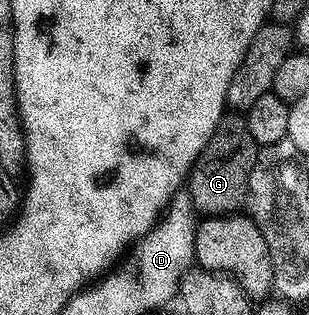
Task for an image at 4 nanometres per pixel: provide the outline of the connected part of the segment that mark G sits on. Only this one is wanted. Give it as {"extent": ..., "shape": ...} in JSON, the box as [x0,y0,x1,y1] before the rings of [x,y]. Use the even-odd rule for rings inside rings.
{"extent":[185,111,260,217],"shape":[[[235,111],[224,115],[185,182],[185,191],[191,196],[196,214],[203,217],[238,214],[247,204],[249,175],[253,171],[253,163],[257,163],[259,151],[260,146],[256,145],[253,135],[249,135],[246,116]]]}

